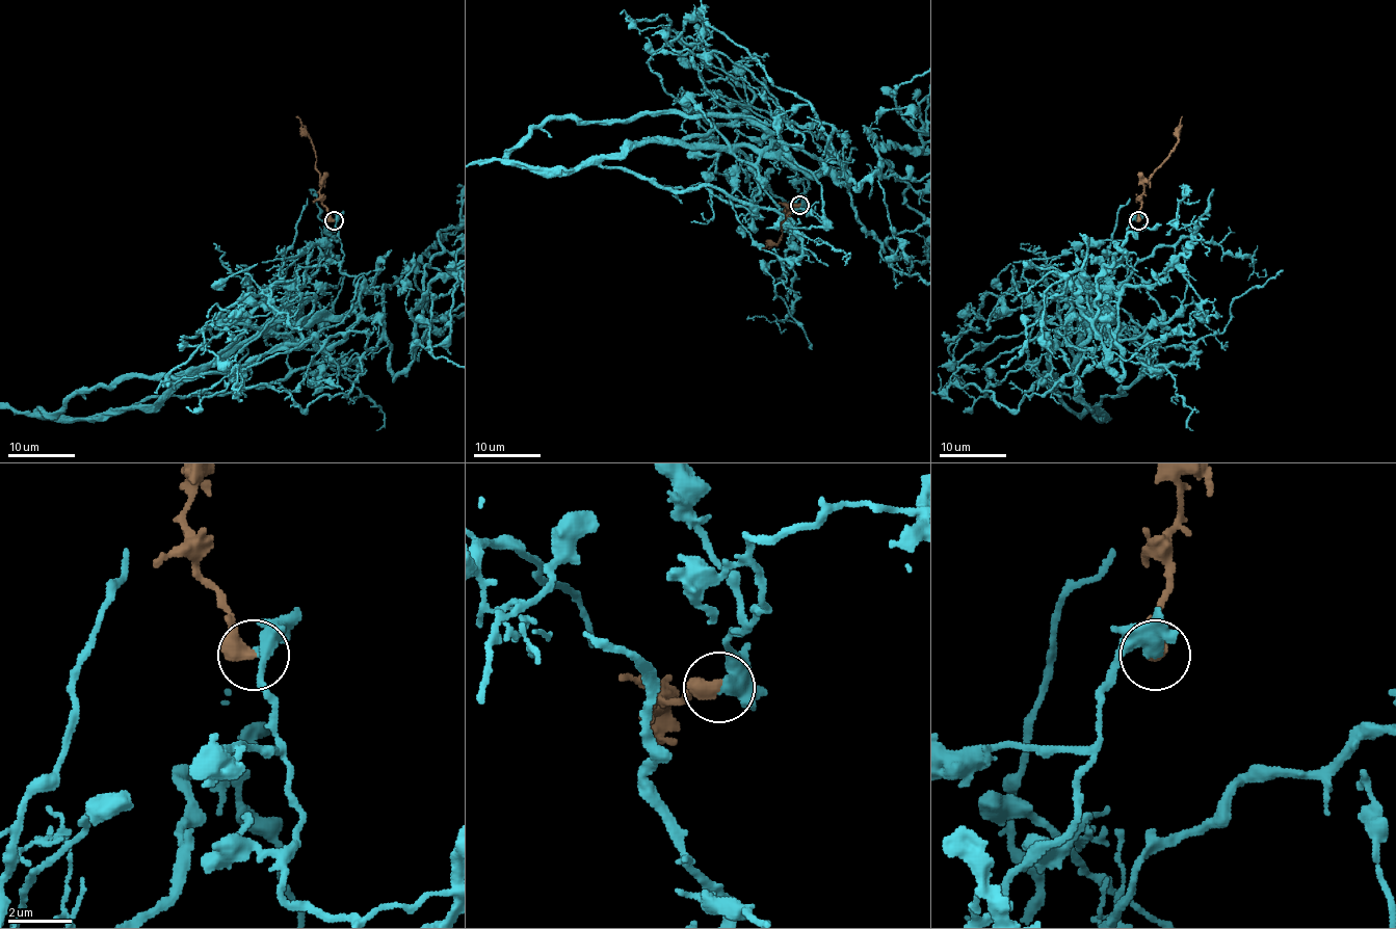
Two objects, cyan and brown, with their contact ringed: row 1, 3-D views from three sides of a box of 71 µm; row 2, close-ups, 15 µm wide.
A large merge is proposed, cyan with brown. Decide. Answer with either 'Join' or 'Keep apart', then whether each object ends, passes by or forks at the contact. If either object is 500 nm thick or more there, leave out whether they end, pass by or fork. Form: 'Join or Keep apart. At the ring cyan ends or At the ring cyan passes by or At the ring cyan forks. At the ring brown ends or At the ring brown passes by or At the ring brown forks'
Join

